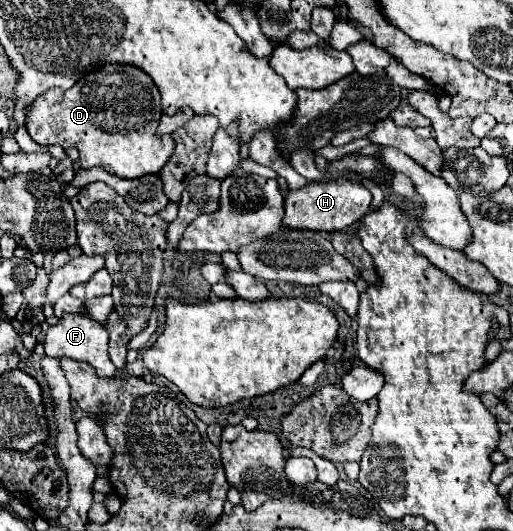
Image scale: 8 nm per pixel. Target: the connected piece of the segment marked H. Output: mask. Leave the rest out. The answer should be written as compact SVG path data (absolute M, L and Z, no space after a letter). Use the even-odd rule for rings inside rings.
M338 178L330 182L314 182L314 184L306 184L300 190L288 192L286 202L284 202L286 214L282 218L282 224L294 230L338 232L358 222L370 210L370 202L372 202L372 194L368 192L368 188L364 188L356 180Z

